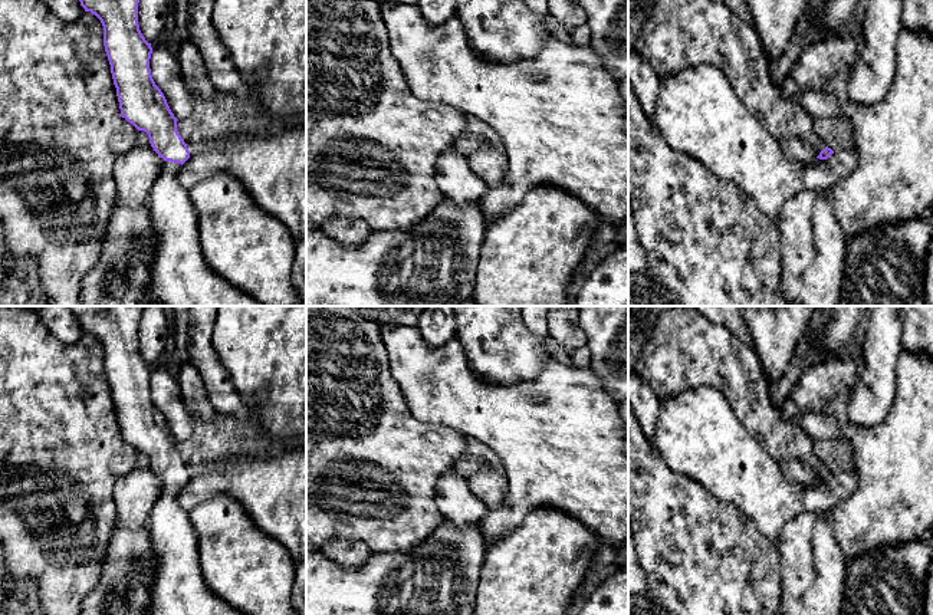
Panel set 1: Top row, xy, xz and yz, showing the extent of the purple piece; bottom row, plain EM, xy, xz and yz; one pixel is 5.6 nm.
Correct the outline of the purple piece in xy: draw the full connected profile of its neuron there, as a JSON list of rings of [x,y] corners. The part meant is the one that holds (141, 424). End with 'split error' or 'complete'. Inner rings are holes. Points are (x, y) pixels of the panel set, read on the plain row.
[[[144,306],[66,308],[78,318],[85,333],[95,336],[104,348],[104,368],[116,410],[121,438],[138,453],[147,454],[151,468],[164,481],[147,523],[157,556],[157,568],[151,583],[151,615],[243,615],[217,598],[207,586],[198,563],[197,530],[188,517],[188,512],[177,500],[181,487],[190,480],[190,473],[177,453],[178,441],[151,398],[152,369],[142,358],[138,346],[138,325]]]; split error

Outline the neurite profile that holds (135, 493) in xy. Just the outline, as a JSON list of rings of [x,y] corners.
[[[135,467],[121,477],[114,491],[116,526],[127,532],[137,532],[147,526],[162,483],[151,467]]]

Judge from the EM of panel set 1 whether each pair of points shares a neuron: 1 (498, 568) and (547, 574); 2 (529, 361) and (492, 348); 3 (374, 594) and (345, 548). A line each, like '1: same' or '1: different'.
1: same
2: same
3: different

